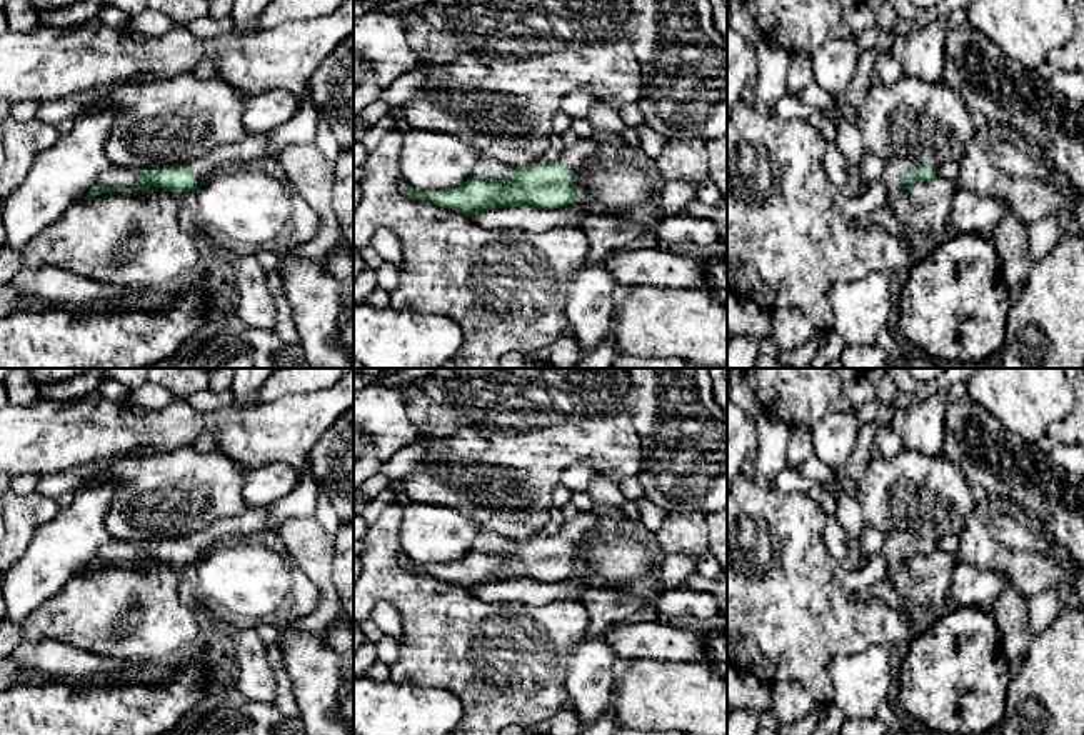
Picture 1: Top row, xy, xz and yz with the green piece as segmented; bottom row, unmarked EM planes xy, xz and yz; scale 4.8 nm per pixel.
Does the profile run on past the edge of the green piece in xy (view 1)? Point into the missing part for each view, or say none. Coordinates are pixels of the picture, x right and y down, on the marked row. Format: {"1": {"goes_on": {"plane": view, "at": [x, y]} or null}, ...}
{"1": {"goes_on": {"plane": "xy", "at": [252, 147]}}}

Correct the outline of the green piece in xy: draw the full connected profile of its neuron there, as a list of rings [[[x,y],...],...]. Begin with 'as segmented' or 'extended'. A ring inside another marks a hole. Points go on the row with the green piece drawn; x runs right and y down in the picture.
extended; [[[248,135],[237,143],[220,145],[197,157],[188,165],[173,165],[165,168],[152,168],[142,172],[137,185],[132,188],[105,187],[100,182],[83,198],[93,198],[102,193],[143,190],[147,187],[160,187],[178,195],[180,192],[195,190],[212,173],[242,167],[250,160],[268,158],[268,145],[265,135]]]

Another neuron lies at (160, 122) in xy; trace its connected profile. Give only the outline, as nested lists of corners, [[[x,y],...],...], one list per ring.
[[[187,73],[145,82],[123,80],[102,105],[88,107],[80,115],[88,112],[110,112],[115,117],[105,153],[112,165],[138,172],[188,165],[215,147],[248,137],[243,127],[245,97],[218,75],[203,78]]]

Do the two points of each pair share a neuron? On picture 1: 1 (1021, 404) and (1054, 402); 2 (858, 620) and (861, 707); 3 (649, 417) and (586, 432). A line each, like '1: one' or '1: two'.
1: one
2: two
3: two

